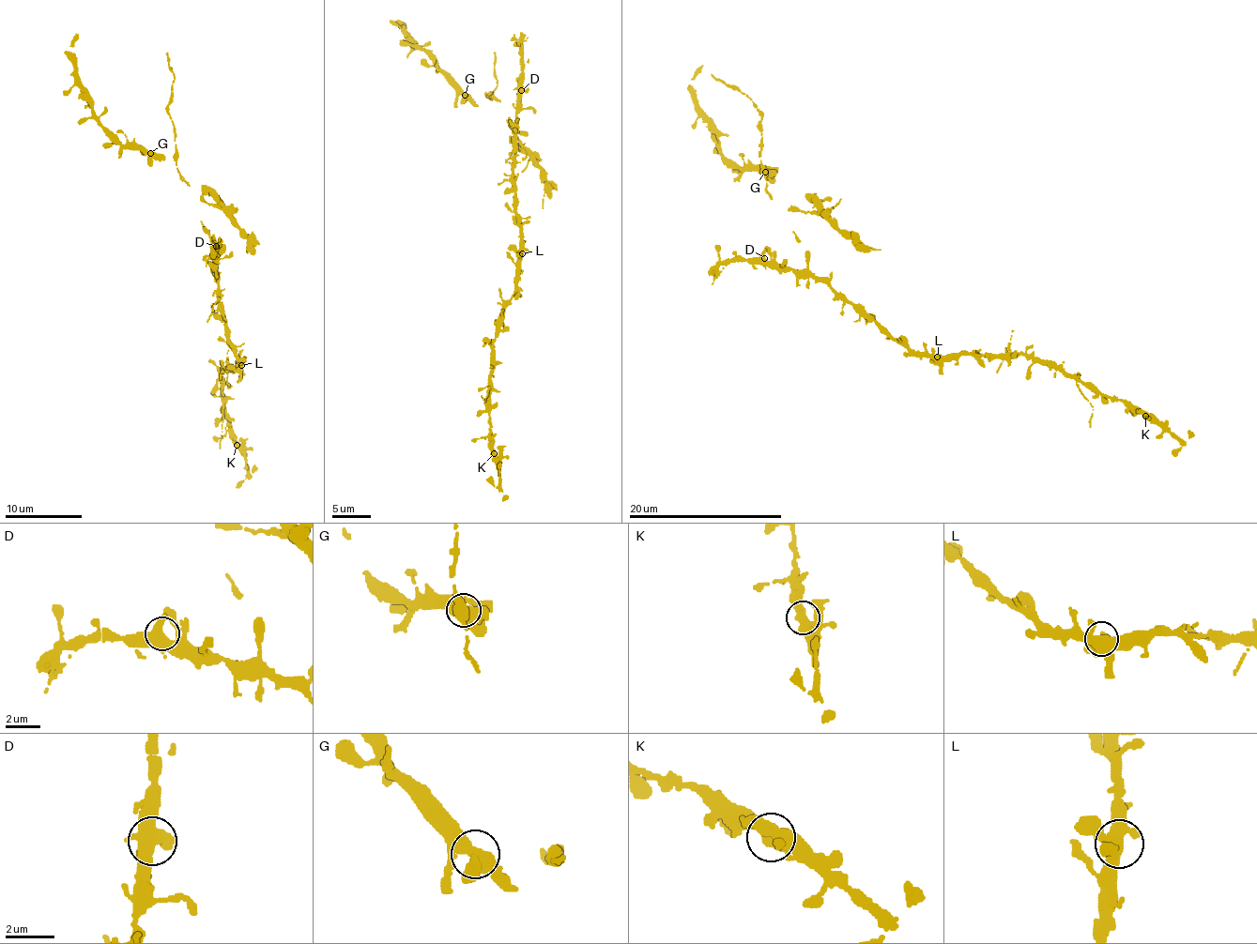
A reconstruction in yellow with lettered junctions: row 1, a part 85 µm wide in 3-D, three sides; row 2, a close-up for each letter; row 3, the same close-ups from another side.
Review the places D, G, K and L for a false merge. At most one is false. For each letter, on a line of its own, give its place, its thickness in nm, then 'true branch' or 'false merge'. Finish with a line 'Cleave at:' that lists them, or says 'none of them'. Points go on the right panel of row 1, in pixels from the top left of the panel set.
D: at (764, 258); 400 nm thick; true branch
G: at (765, 172); 440 nm thick; false merge
K: at (1145, 416); 380 nm thick; true branch
L: at (937, 357); 380 nm thick; true branch
Cleave at: G

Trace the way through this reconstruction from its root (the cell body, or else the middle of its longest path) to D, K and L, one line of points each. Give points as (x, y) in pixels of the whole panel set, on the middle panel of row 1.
D: (515, 175), (516, 100), (521, 90)
K: (515, 175), (520, 274), (516, 294), (505, 307), (494, 340), (488, 410), (488, 447), (494, 453)
L: (515, 175), (514, 209), (521, 227), (522, 253)

